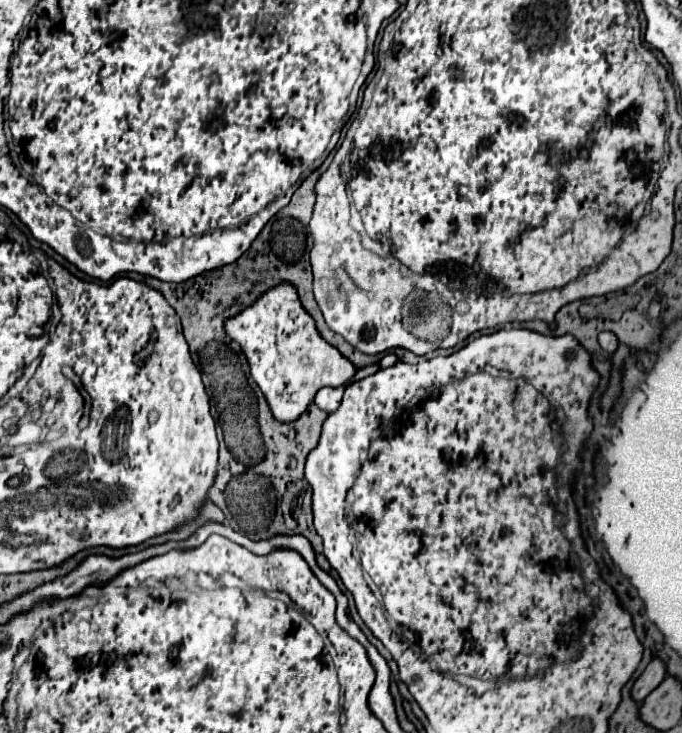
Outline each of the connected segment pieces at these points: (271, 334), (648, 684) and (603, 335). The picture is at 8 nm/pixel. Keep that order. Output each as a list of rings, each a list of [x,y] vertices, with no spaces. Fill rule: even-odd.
[[[288,281],[268,289],[254,305],[248,305],[242,313],[230,317],[224,329],[226,335],[242,347],[252,379],[264,393],[272,415],[282,423],[296,421],[306,413],[320,387],[342,387],[358,373],[358,367],[354,367],[348,357],[340,355],[336,347],[320,337],[316,321],[302,309],[302,303],[298,303],[298,289]]]
[[[654,657],[652,663],[646,667],[646,671],[640,675],[640,679],[634,683],[632,697],[636,701],[644,701],[646,695],[654,691],[664,677],[666,677],[666,663],[660,657]]]
[[[603,331],[598,335],[598,341],[603,351],[613,353],[619,345],[617,337],[609,331]]]

